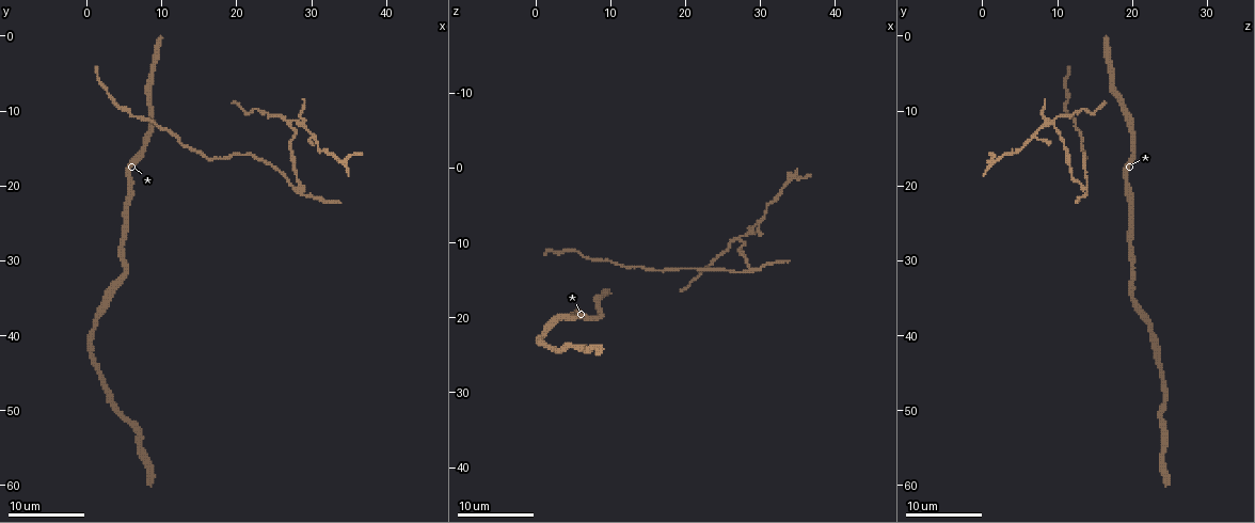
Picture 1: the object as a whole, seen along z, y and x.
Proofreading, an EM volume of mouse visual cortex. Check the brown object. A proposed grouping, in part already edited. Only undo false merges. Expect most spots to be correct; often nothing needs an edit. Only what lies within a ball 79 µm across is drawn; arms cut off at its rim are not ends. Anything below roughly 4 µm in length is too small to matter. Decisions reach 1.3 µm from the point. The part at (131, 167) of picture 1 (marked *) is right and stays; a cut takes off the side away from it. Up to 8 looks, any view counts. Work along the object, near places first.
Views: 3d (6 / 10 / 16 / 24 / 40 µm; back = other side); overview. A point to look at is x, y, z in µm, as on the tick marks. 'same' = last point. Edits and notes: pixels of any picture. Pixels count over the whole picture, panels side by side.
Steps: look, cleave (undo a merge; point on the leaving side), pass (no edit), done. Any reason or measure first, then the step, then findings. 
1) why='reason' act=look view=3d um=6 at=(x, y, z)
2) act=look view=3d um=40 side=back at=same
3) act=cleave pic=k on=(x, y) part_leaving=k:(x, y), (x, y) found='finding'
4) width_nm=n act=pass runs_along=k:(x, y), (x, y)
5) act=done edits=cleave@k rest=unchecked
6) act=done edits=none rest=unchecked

act=look view=3d um=10 at=(8.0, 7.0, 17.5)

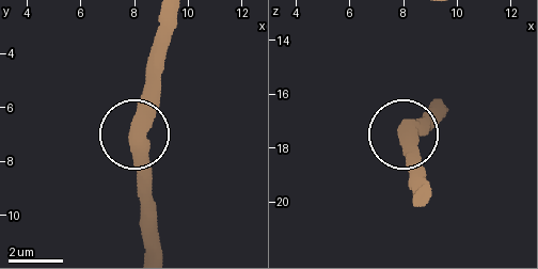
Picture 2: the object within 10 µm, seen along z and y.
act=look view=3d um=10 side=back at=(8.1, 7.3, 17.3)

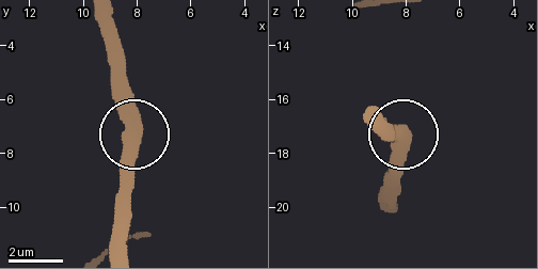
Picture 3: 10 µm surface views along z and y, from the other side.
width_nm=460 act=pass runs_along=3:(128, 248), (135, 103), (122, 43) found='all the same neuron'

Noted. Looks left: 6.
act=look view=3d um=10 at=(8.0, 11.5, 12.5)

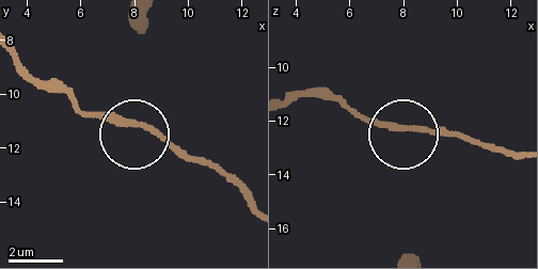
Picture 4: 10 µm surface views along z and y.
width_nm=220 act=pass found='all the same neuron'

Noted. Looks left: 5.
why='sudden change in width' act=look view=3d um=10 at=(3.5, 8.5, 11.5)

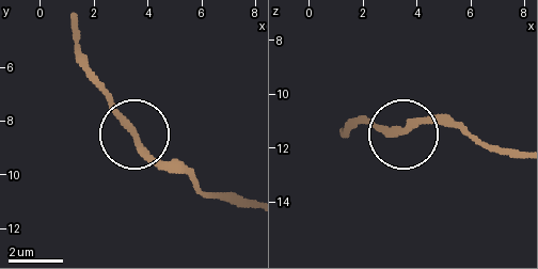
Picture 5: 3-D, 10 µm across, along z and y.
act=look view=3d um=10 side=back at=(3.7, 8.8, 11.4)

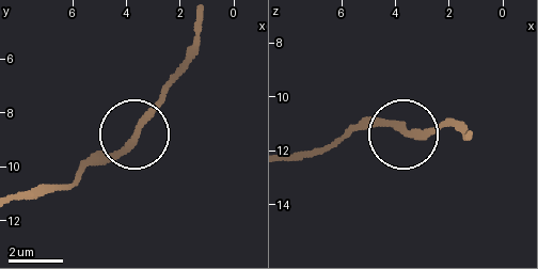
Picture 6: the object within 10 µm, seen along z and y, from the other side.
width_nm=240 act=pass found='one neuron here'

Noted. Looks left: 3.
why='side arm on a straight run' act=look view=3d um=10 at=(28.5, 20.5, 13.5)

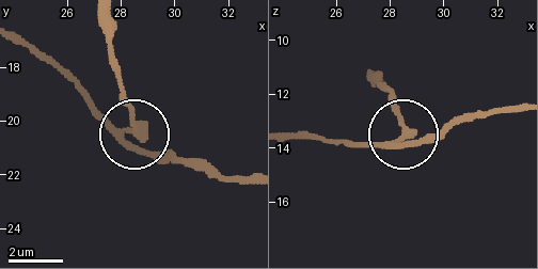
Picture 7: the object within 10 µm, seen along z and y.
act=look view=3d um=6 at=(28.7, 20.4, 13.5)

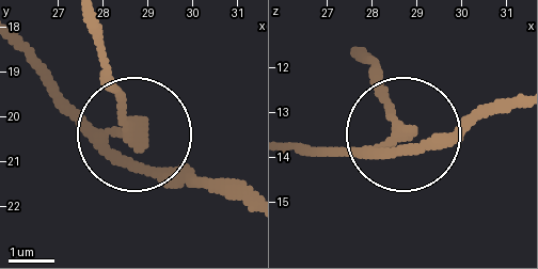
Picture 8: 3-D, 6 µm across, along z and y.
side_arm_um=6 act=cleave pic=8 on=(101, 83) part_leaving=8:(127, 133), (100, 22) found='a second neuron is stuck on'

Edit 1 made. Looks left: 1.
act=done edits=cleave@8 rest=unchecked

